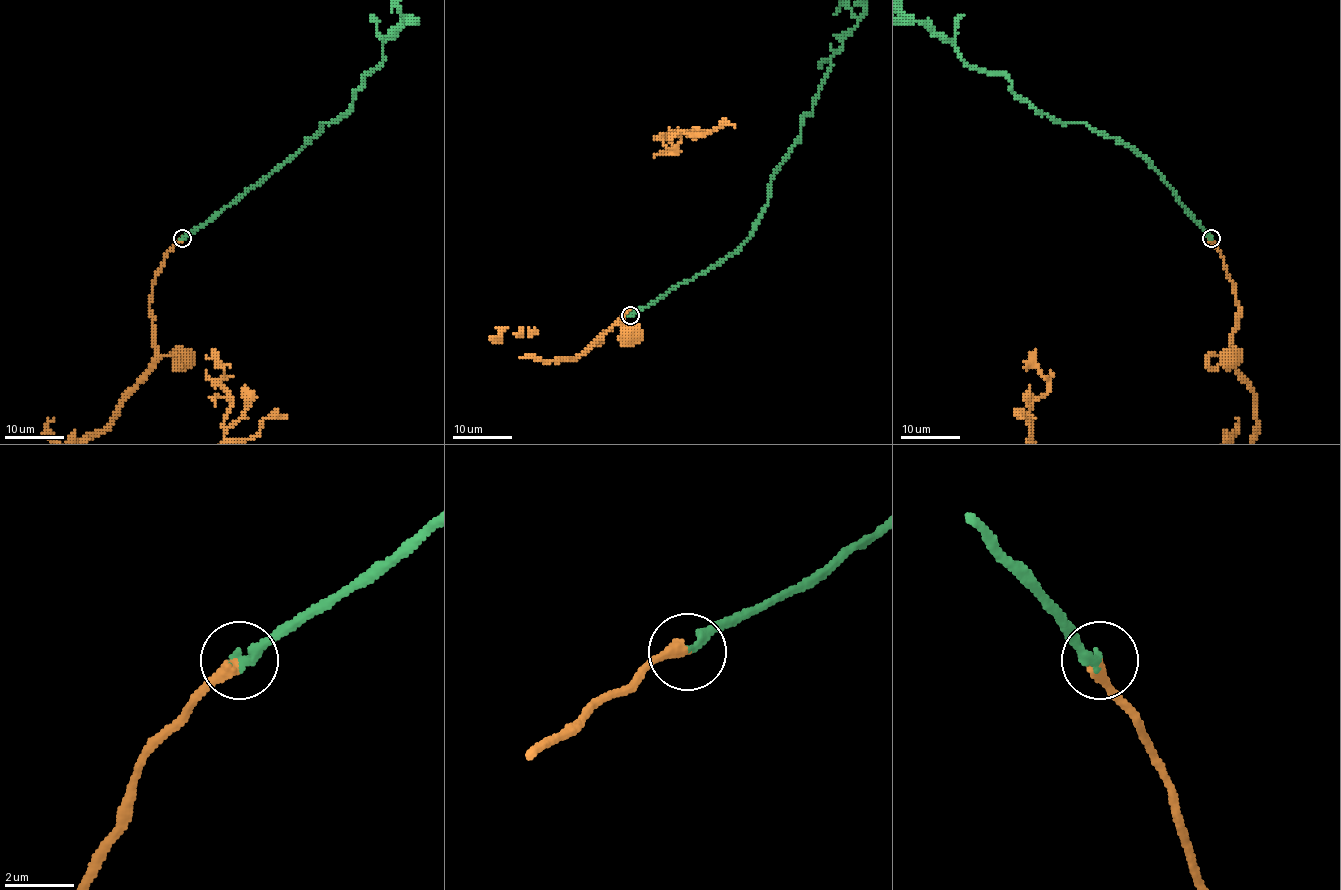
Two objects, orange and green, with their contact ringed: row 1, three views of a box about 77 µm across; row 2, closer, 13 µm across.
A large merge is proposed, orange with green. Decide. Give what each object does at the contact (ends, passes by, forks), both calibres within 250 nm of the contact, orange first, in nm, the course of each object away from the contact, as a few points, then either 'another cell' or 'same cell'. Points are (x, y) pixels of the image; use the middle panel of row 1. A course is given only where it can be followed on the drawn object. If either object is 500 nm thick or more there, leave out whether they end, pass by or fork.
orange ends | green ends | 320/280 nm | orange via (631, 315), (613, 327), (598, 343), (626, 312), (623, 328), (628, 333) | green via (631, 315), (706, 273), (749, 236), (841, 36), (864, 13) | same cell

